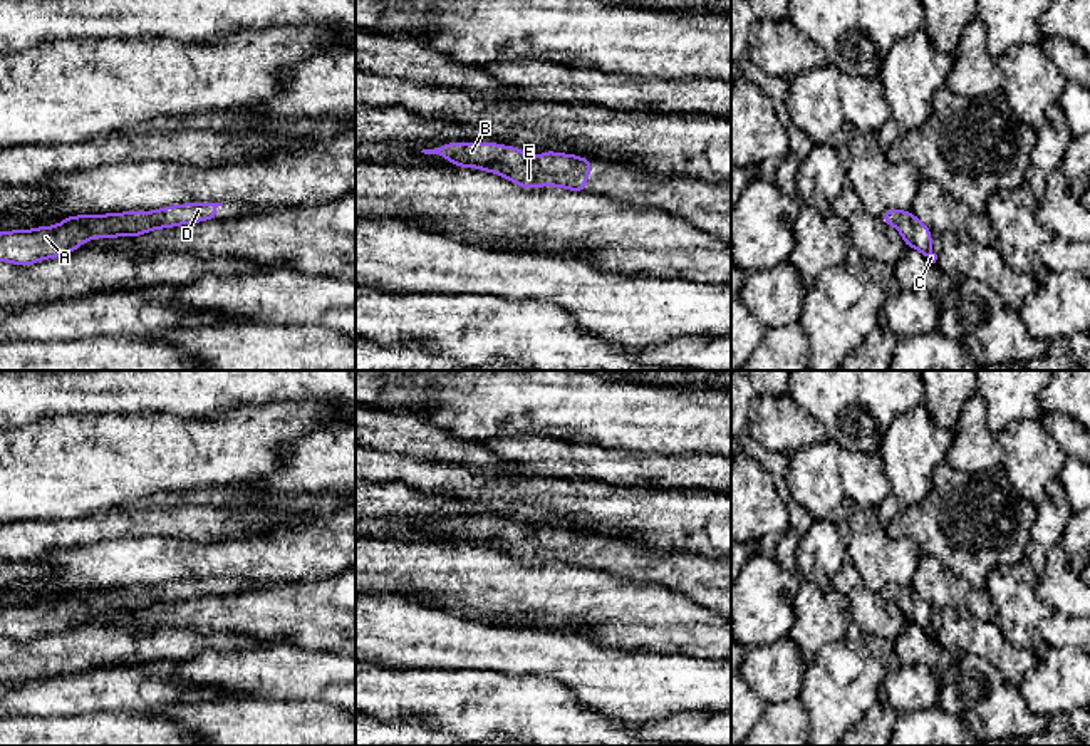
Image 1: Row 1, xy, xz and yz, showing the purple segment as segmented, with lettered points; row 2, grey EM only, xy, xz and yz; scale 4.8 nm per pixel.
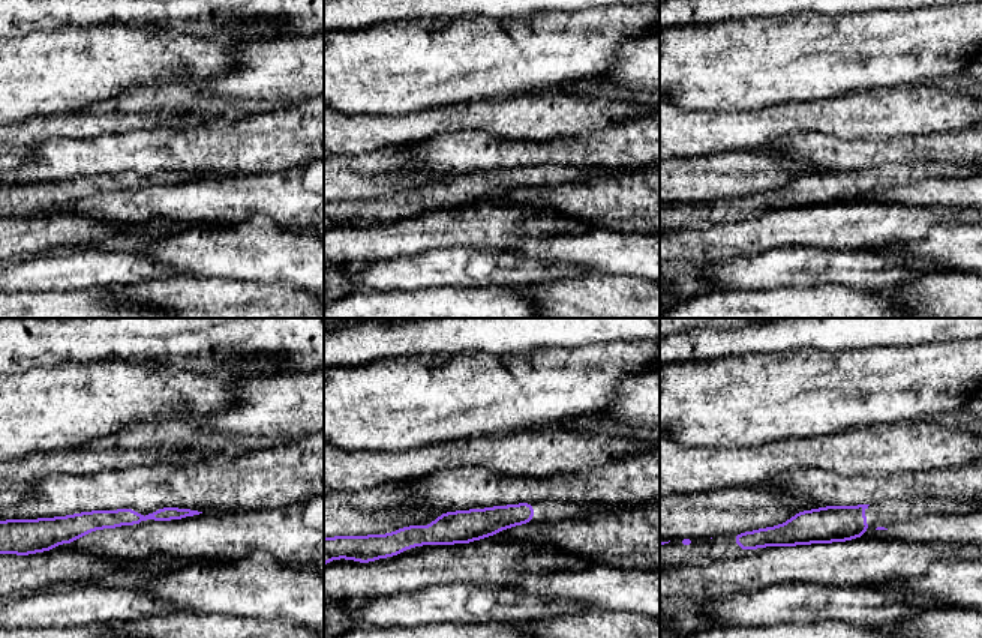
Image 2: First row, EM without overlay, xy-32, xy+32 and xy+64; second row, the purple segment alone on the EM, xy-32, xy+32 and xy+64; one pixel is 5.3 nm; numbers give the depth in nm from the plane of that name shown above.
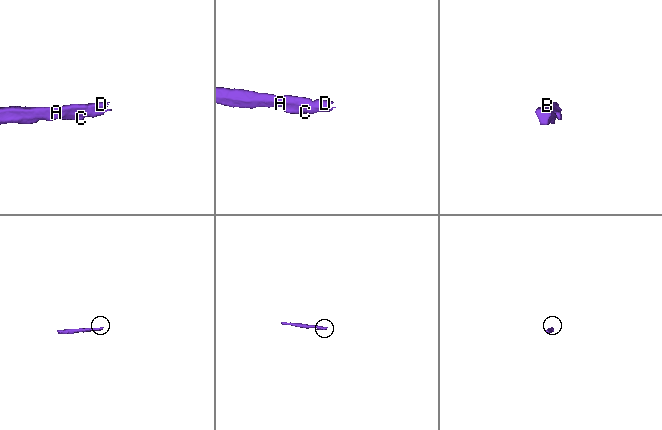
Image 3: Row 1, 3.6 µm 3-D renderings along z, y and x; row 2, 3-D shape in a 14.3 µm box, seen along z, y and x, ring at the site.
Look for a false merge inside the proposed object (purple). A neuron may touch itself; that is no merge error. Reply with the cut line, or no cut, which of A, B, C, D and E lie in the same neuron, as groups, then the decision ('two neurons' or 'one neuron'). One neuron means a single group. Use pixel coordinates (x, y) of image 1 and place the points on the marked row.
no cut; A B C D E; one neuron

